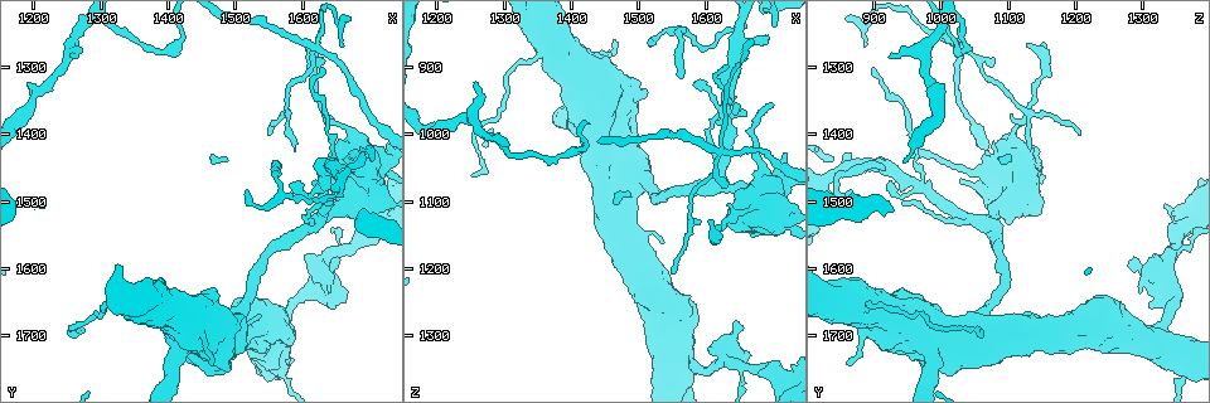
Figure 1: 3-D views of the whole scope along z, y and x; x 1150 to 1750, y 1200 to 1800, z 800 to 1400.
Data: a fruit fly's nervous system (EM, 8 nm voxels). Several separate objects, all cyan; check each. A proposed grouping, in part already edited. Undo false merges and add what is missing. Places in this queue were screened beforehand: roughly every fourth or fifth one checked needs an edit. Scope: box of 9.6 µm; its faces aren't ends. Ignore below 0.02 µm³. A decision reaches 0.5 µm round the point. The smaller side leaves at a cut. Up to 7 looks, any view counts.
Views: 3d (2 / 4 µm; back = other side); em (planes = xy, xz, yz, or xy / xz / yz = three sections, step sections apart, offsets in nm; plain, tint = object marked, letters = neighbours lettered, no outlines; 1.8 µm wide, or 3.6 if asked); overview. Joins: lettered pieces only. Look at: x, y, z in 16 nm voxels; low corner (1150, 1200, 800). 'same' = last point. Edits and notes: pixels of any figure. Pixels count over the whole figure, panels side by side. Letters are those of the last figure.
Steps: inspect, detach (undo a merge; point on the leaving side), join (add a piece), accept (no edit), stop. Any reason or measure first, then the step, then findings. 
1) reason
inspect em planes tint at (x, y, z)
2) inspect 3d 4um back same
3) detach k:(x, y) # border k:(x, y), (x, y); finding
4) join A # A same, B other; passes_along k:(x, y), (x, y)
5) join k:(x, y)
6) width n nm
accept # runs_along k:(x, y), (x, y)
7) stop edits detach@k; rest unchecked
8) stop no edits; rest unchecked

calibre changes
inspect 3d 4um at (1485, 1685, 940)

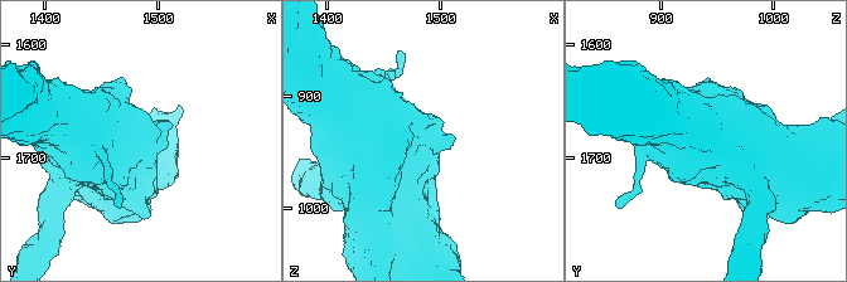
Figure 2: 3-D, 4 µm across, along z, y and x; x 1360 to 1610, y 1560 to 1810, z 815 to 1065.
inspect em 3.6um xz step 16 tint at (1490, 1688, 938)

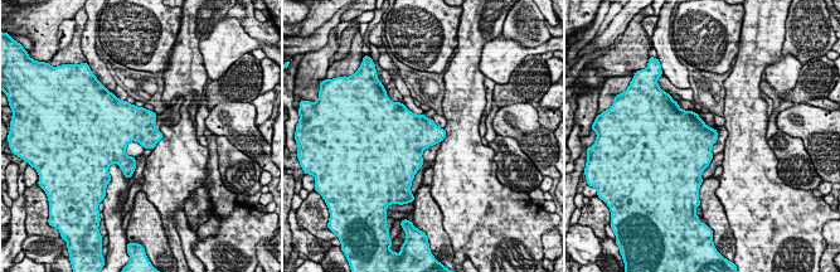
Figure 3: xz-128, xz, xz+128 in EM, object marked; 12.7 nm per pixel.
inspect em 3.6um planes letters same

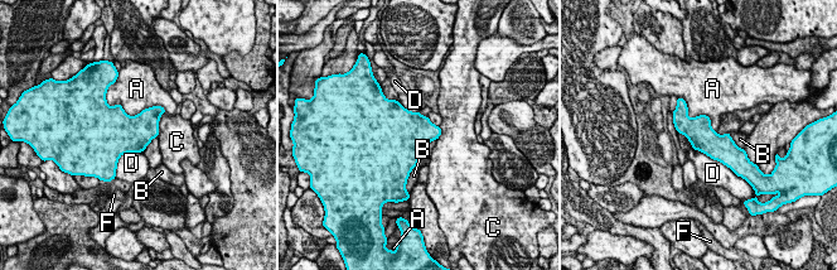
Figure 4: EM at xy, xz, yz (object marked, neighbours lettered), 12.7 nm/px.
width 340 nm
accept # A other, B other, C other, D other, F other; border 4:(106, 101), (131, 116), (165, 112); all the same neuron

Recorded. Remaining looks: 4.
an open end
inspect em xz step 16 letters at (1520, 1485, 870)

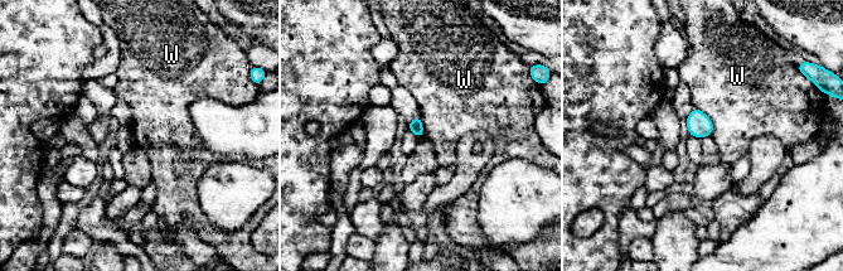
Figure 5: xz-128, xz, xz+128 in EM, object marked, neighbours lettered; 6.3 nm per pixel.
another direction
inspect em planes letters same

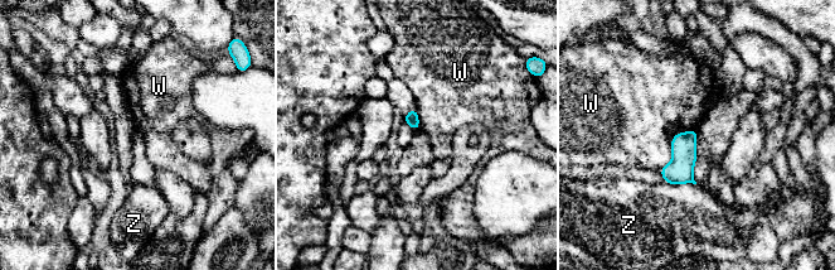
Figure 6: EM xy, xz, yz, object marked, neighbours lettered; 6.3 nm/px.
width 80 nm
accept # W other, Z other; border 6:(697, 129), (673, 136), (660, 169); no lettered piece goes on from it

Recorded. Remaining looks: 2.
stop no edits; rest unchecked

